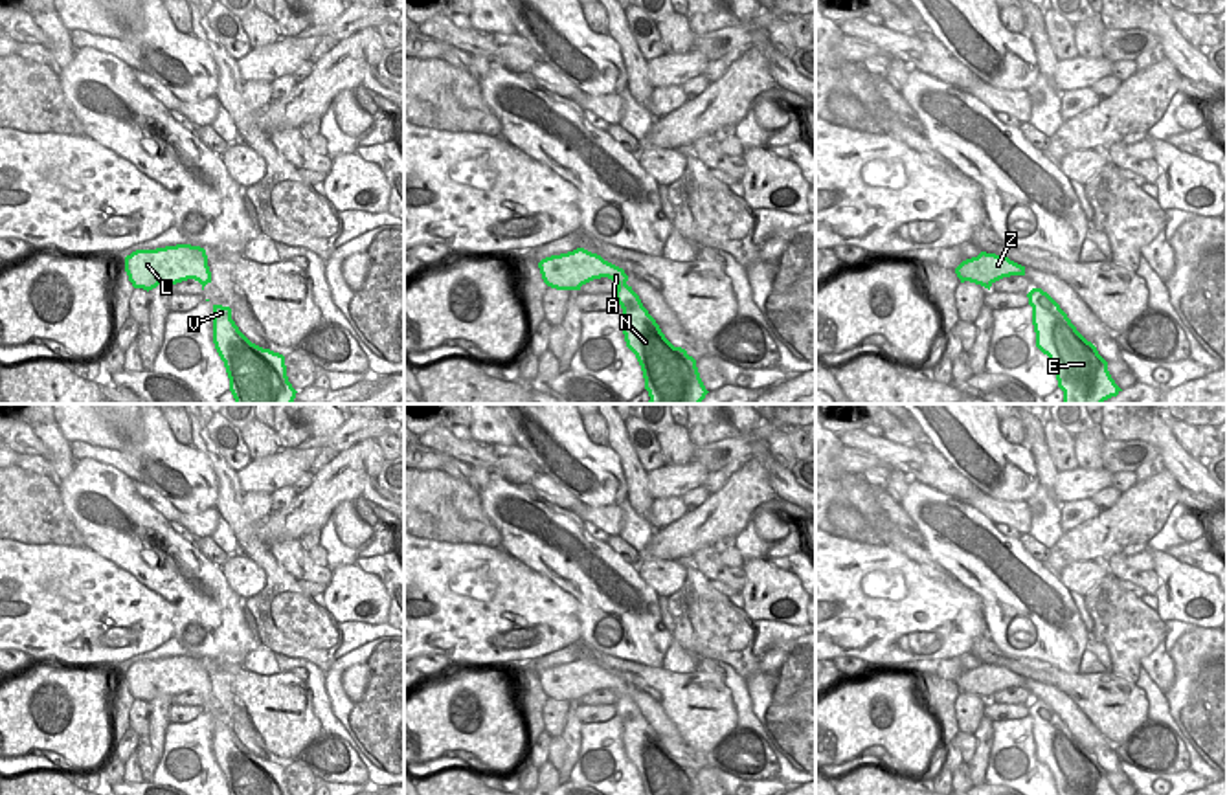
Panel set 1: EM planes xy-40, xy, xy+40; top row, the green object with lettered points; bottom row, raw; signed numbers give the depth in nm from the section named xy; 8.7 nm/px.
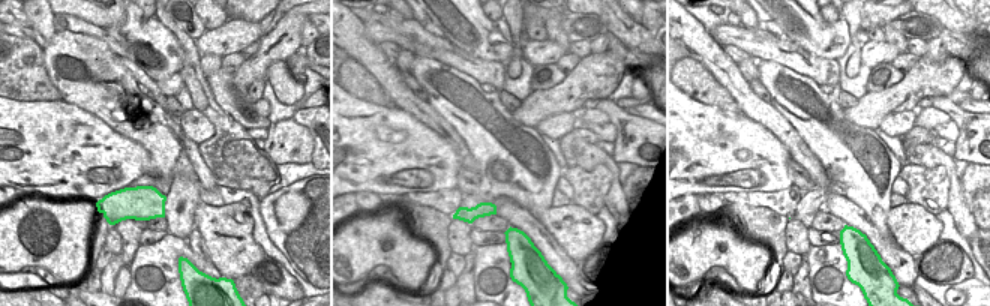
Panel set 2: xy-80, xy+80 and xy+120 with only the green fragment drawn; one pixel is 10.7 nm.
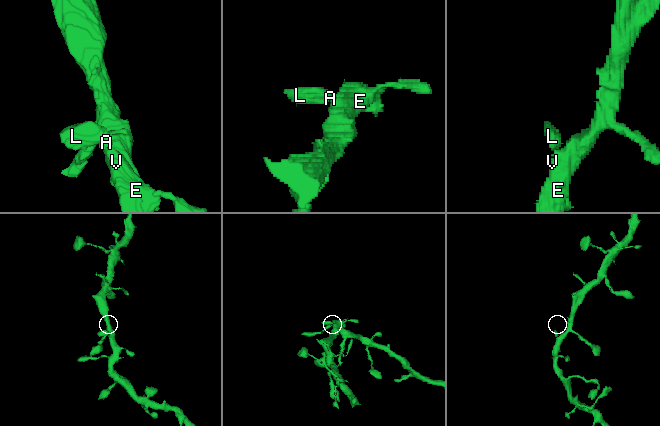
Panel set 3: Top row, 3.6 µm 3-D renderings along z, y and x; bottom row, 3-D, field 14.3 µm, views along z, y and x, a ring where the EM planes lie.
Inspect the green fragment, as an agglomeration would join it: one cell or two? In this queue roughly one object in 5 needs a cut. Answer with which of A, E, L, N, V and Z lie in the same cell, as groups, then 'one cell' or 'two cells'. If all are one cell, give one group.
groups A E L N V Z; one cell

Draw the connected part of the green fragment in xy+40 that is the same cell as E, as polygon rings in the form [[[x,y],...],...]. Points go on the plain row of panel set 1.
[[[1041,700],[1029,705],[1036,758],[1049,767],[1058,795],[1115,795],[1108,773]]]

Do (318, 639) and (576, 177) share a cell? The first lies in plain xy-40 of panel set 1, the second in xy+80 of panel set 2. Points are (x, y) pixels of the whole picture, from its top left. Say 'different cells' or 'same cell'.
same cell

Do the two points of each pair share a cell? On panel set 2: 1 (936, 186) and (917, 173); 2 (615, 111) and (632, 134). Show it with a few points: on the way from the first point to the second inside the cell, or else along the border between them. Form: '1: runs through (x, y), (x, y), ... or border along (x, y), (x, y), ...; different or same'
1: runs through (932, 186), (921, 177); same
2: runs through (620, 117), (629, 128); same

